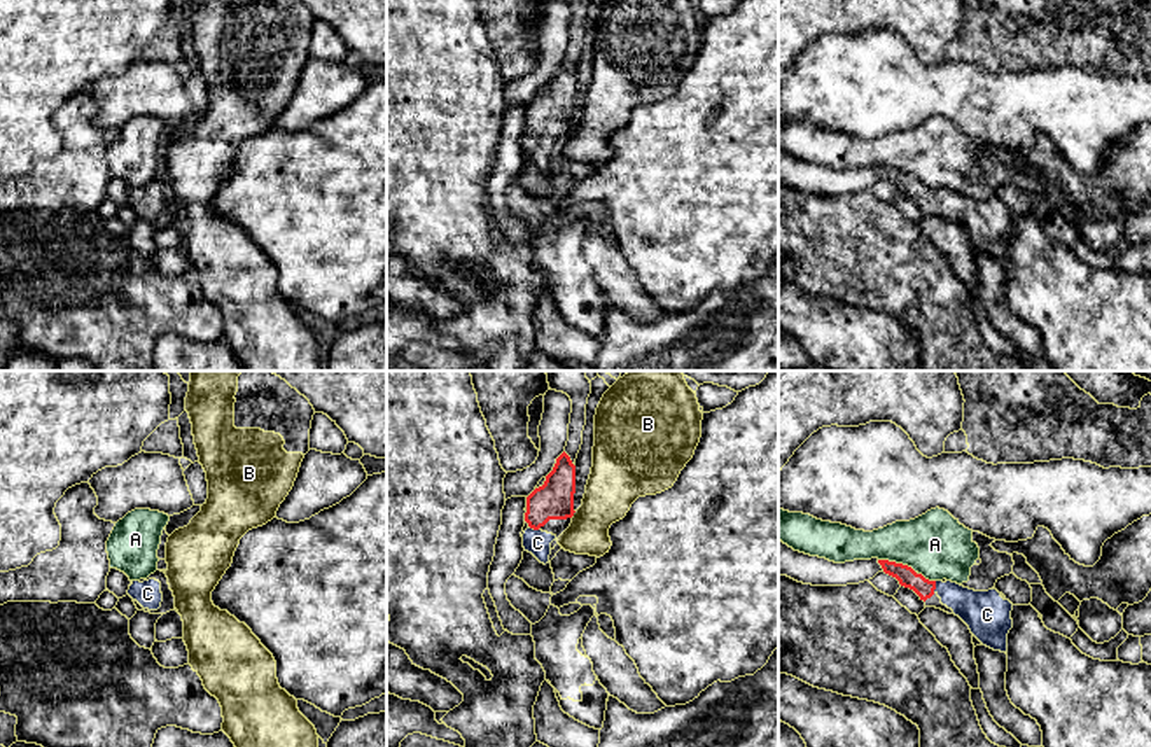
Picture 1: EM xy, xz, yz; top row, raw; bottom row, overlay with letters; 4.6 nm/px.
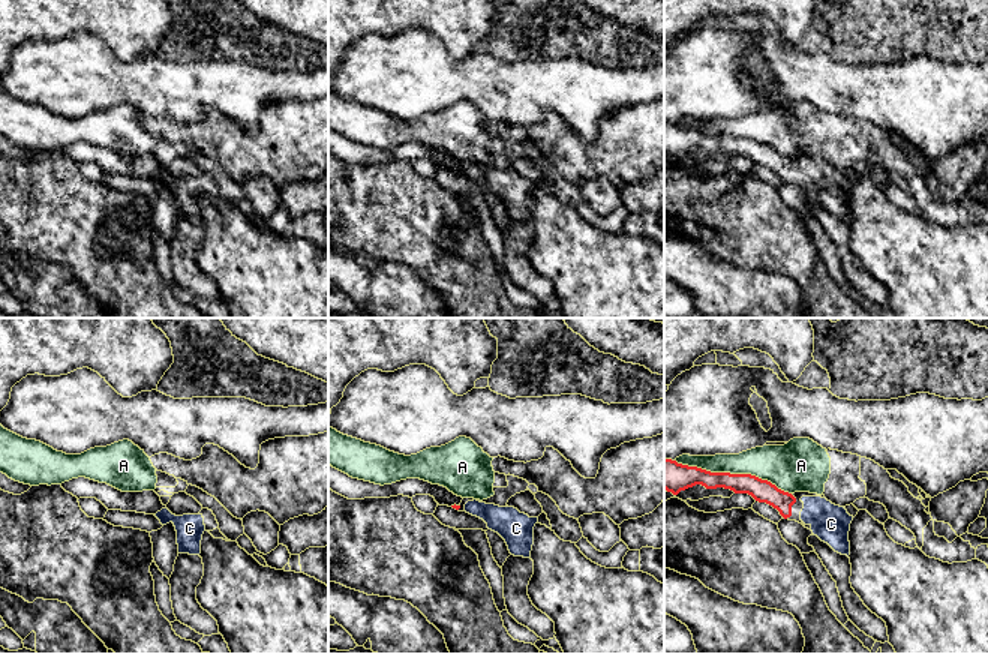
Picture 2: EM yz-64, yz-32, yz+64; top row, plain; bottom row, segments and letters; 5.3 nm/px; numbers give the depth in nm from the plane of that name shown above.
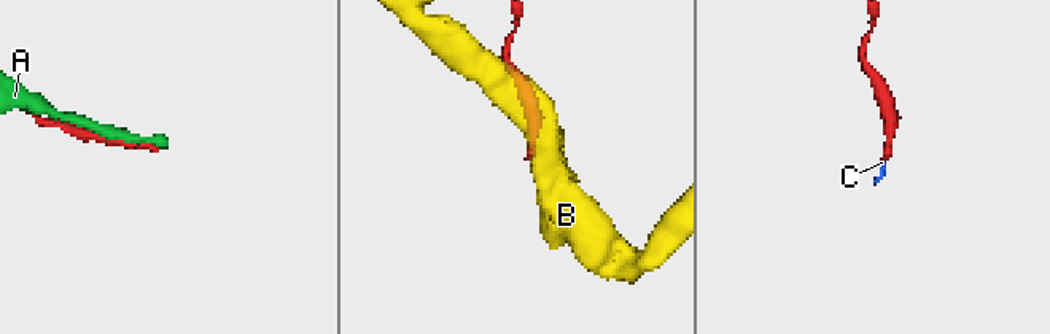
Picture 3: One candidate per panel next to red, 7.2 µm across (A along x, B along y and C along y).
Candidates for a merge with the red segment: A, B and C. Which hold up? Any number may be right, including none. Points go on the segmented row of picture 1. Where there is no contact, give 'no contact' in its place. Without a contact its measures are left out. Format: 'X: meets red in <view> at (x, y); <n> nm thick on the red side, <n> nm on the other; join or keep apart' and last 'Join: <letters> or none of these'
A: meets red in yz at (898, 564); 90 nm thick on the red side, 300 nm on the other; keep apart
B: meets red in xz at (574, 511); 180 nm thick on the red side, 240 nm on the other; keep apart
C: meets red in yz at (934, 586); 90 nm thick on the red side, 190 nm on the other; join
Join: C

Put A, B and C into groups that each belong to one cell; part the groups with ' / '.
A / B / C

